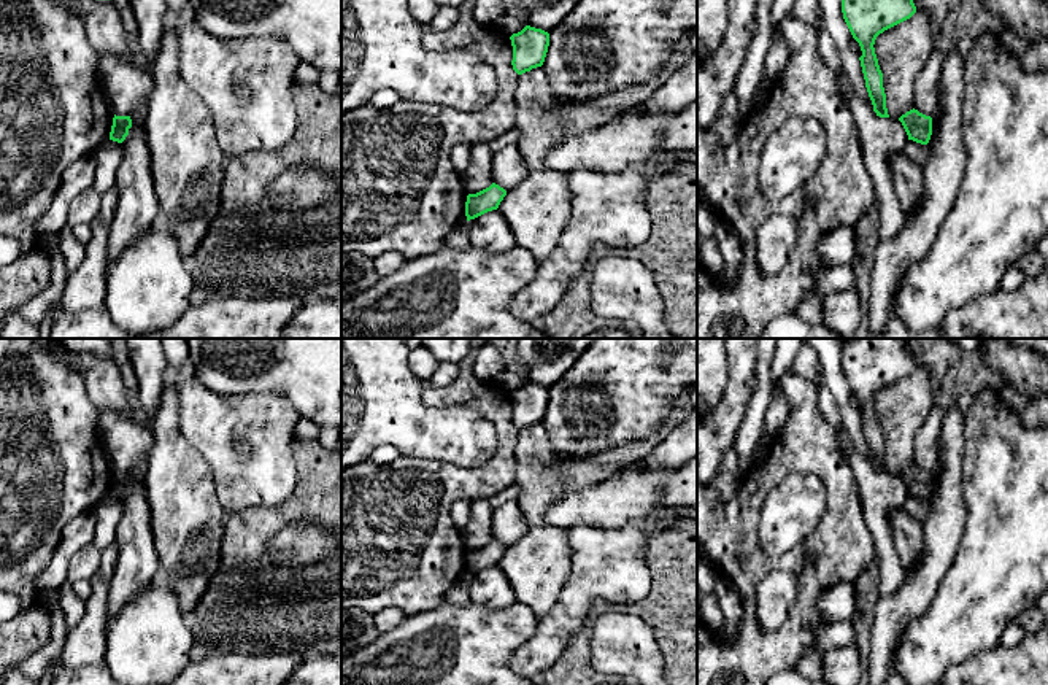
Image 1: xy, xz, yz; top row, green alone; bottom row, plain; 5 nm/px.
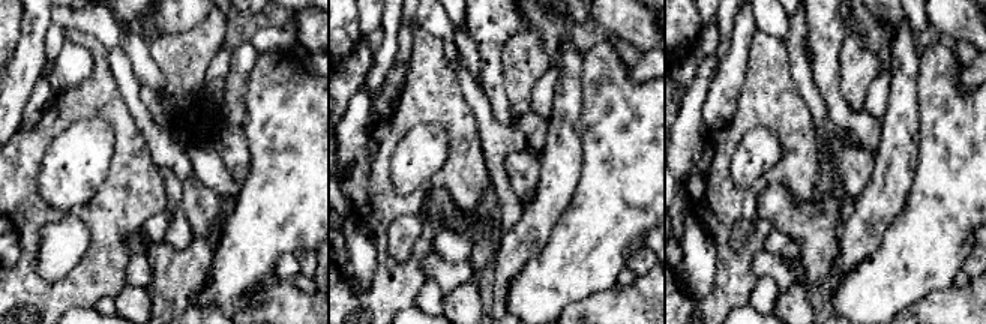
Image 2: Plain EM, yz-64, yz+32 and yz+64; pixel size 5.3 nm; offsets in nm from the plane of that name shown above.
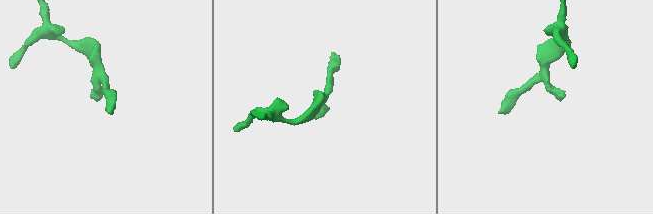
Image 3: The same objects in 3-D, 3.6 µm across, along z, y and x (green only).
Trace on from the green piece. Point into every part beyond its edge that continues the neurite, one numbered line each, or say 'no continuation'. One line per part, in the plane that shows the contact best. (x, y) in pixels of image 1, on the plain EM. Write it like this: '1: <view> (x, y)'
no continuation

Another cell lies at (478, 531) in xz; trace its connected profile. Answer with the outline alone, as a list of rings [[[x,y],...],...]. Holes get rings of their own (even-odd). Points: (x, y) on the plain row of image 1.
[[[478,499],[470,504],[470,518],[464,529],[467,550],[476,550],[489,544],[492,537],[492,507],[487,499]]]

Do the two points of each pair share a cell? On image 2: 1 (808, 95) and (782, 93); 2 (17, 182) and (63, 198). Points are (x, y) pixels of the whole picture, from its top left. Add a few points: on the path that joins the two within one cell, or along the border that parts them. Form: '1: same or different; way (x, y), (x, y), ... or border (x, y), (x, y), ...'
1: different; border (790, 60), (790, 74), (815, 126)
2: different; border (44, 155), (38, 176), (38, 192), (60, 213)

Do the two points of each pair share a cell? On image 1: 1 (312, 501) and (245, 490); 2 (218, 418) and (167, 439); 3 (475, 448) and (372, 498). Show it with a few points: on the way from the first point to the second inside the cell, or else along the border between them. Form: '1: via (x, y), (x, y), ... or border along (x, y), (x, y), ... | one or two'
1: border along (296, 460), (292, 493), (283, 503), (254, 507) | two
2: border along (177, 396), (180, 433), (205, 460) | two
3: border along (437, 460), (443, 463) | two

